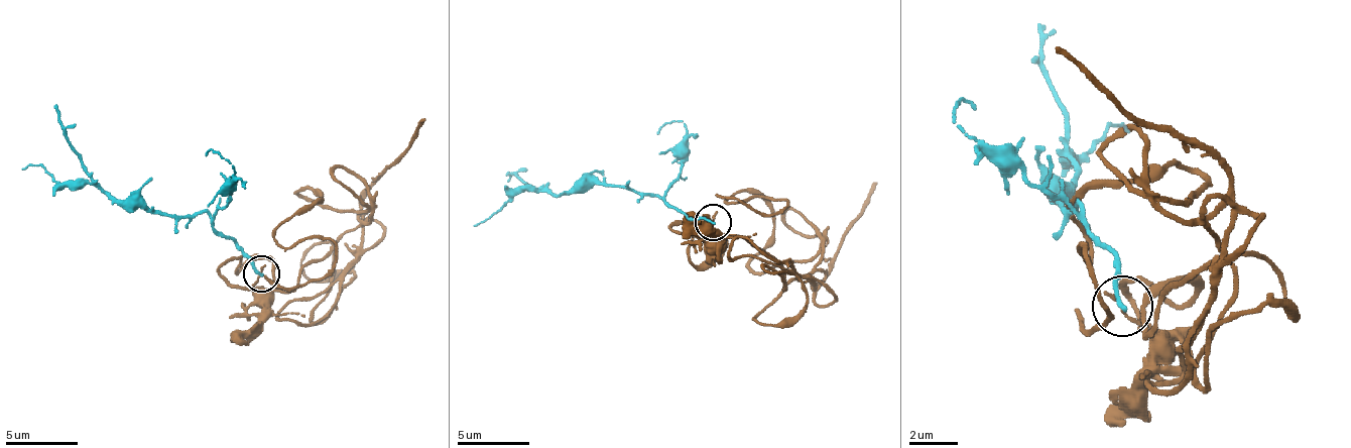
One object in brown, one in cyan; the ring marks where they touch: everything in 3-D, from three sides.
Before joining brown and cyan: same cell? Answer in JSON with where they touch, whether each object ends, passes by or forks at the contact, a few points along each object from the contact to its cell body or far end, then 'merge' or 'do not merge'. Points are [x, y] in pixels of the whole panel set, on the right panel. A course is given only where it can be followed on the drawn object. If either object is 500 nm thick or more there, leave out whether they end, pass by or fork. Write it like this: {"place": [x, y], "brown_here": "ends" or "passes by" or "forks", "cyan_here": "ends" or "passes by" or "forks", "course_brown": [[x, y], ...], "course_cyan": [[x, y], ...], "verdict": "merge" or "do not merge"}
{"place": [1122, 306], "brown_here": "ends", "cyan_here": "ends", "course_brown": [[1121, 308], [1156, 331], [1217, 253], [1169, 211], [1193, 169], [1079, 199], [1109, 314], [1091, 331], [1079, 308]], "course_cyan": [[1121, 308], [1115, 259], [1079, 205], [1061, 205], [1067, 193], [1067, 109], [1042, 67], [1042, 24]], "verdict": "do not merge"}

